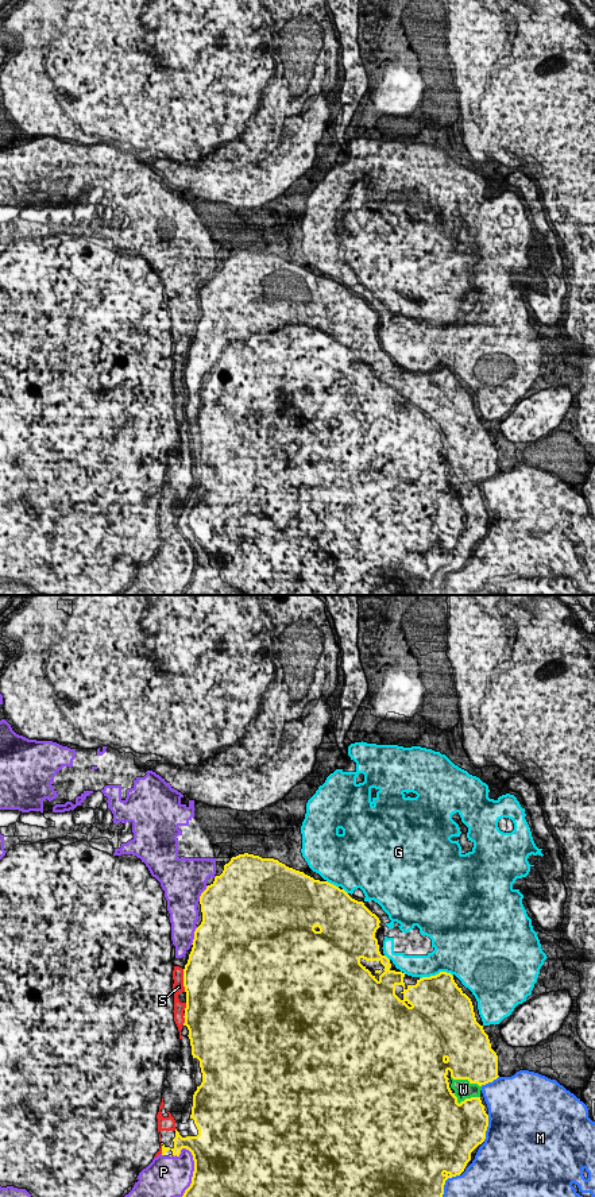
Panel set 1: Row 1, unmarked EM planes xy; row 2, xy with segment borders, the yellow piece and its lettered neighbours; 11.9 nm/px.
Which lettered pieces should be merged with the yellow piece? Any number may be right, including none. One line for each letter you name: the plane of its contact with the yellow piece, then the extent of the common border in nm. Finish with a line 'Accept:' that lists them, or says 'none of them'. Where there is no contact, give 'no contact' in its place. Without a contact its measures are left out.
W: contact in xy; length 400 nm
Accept: W

